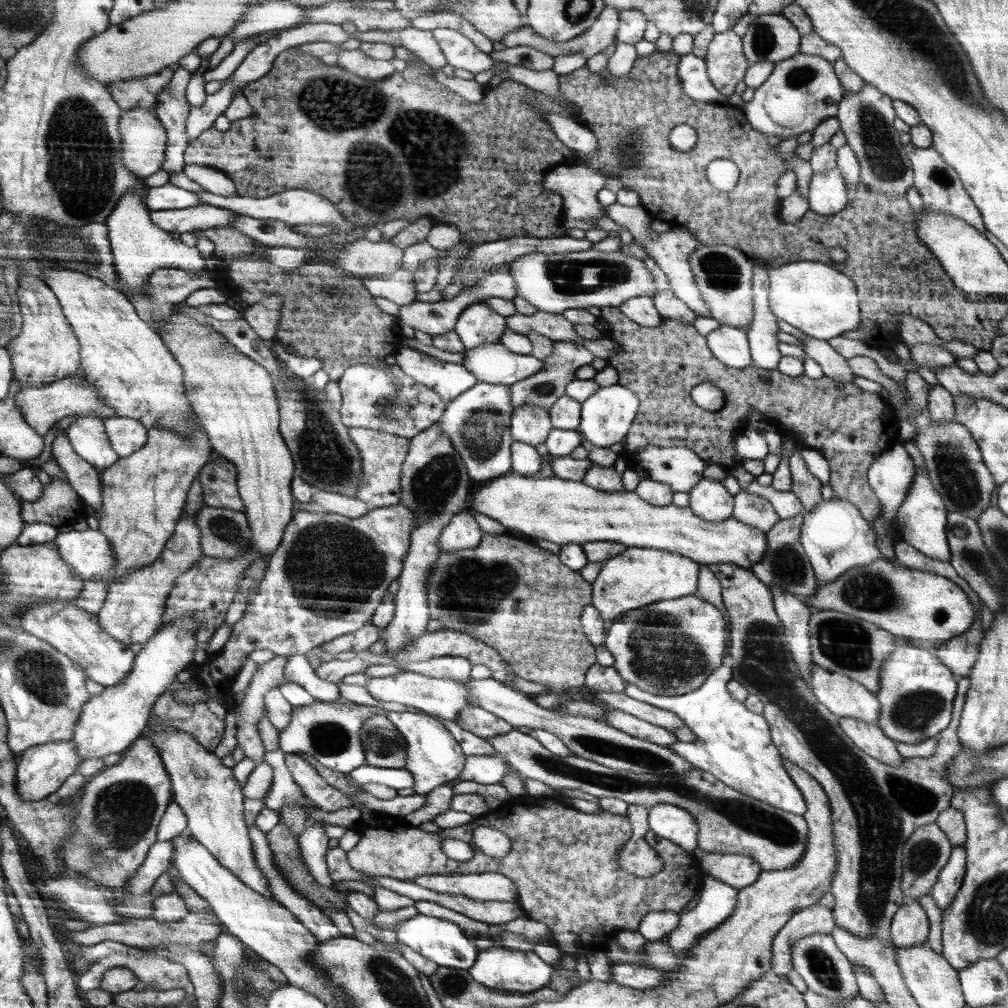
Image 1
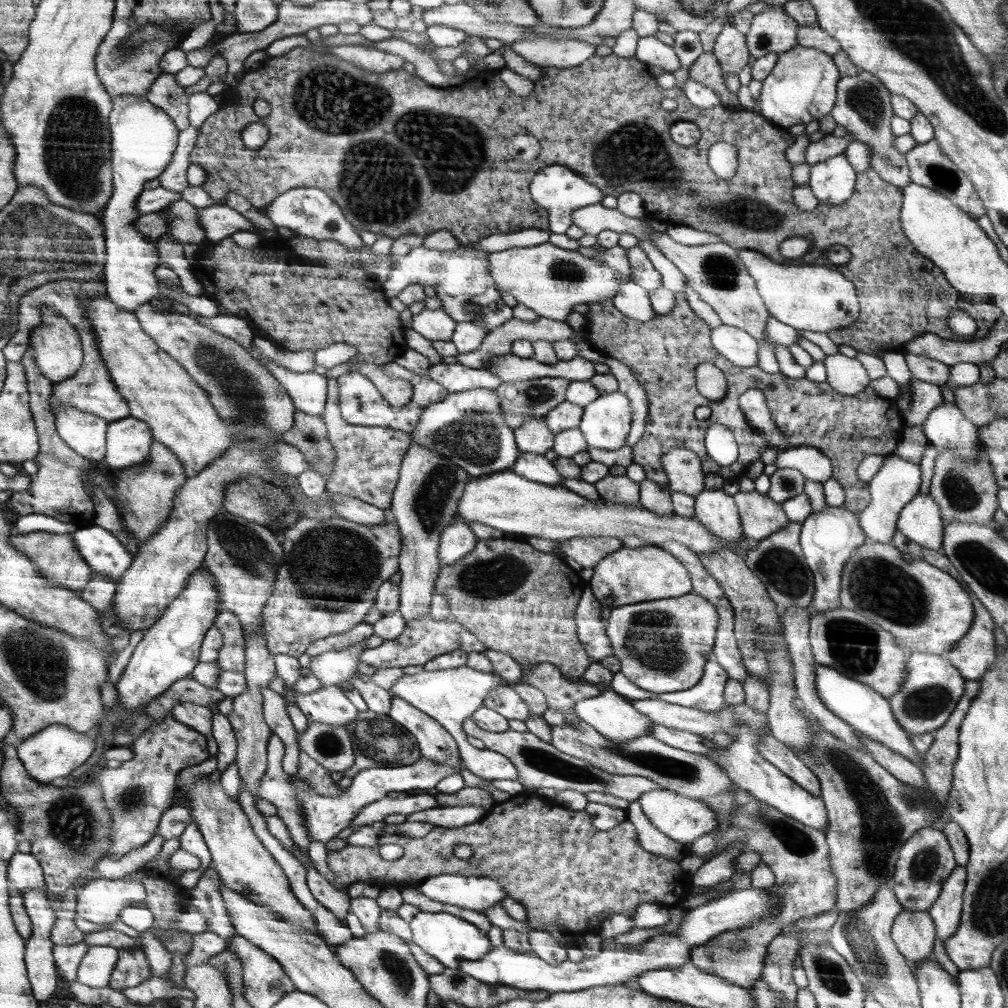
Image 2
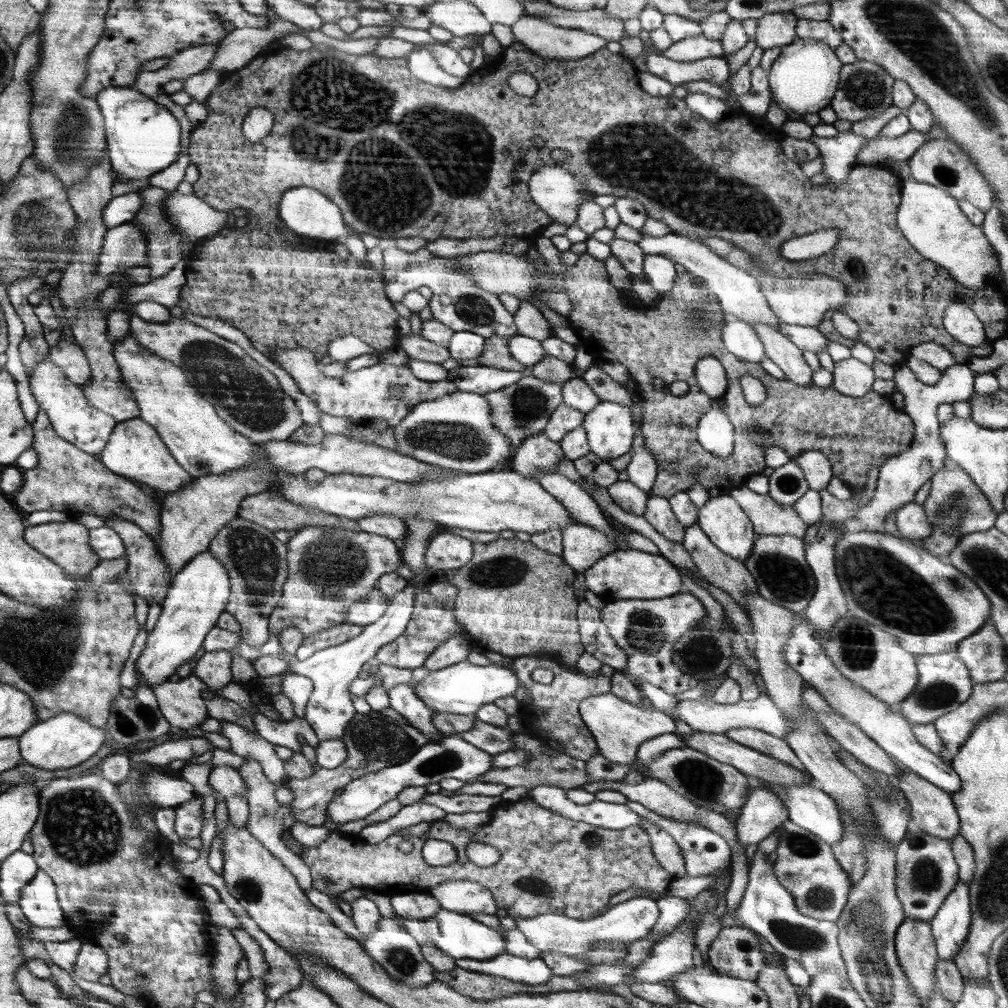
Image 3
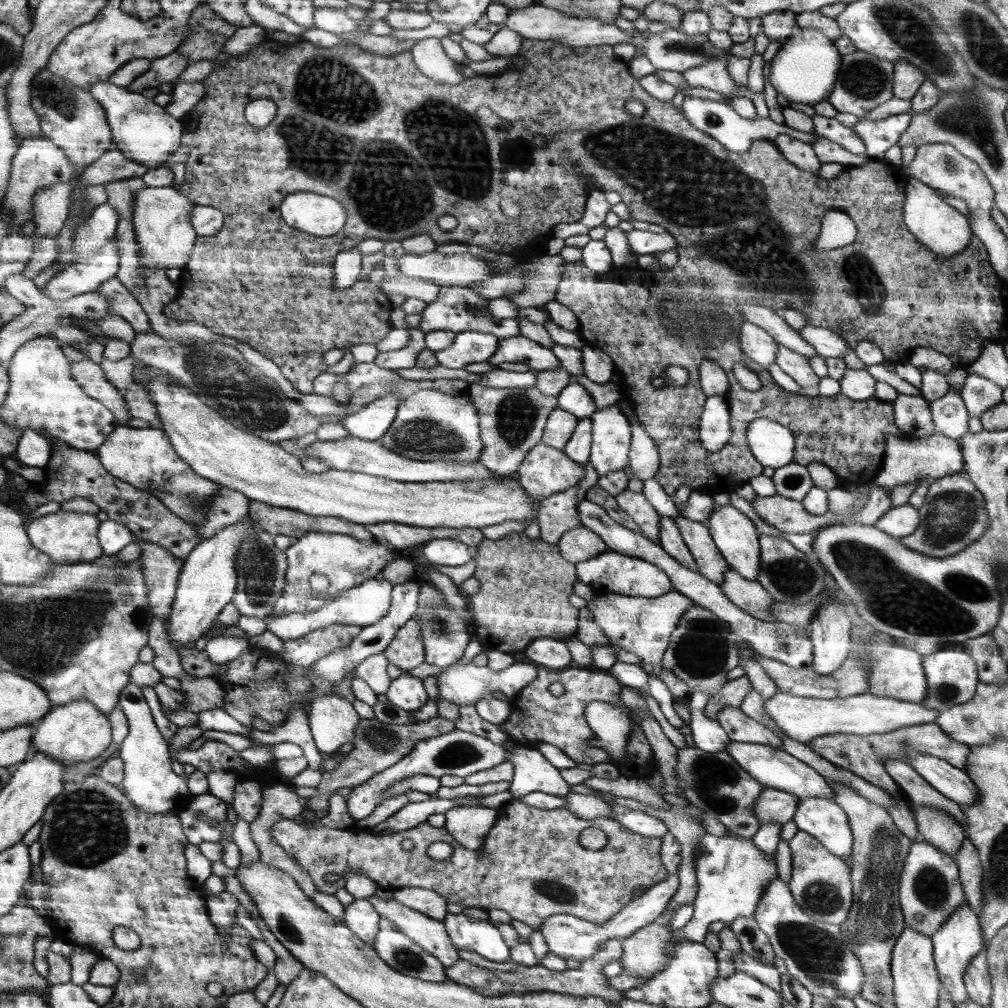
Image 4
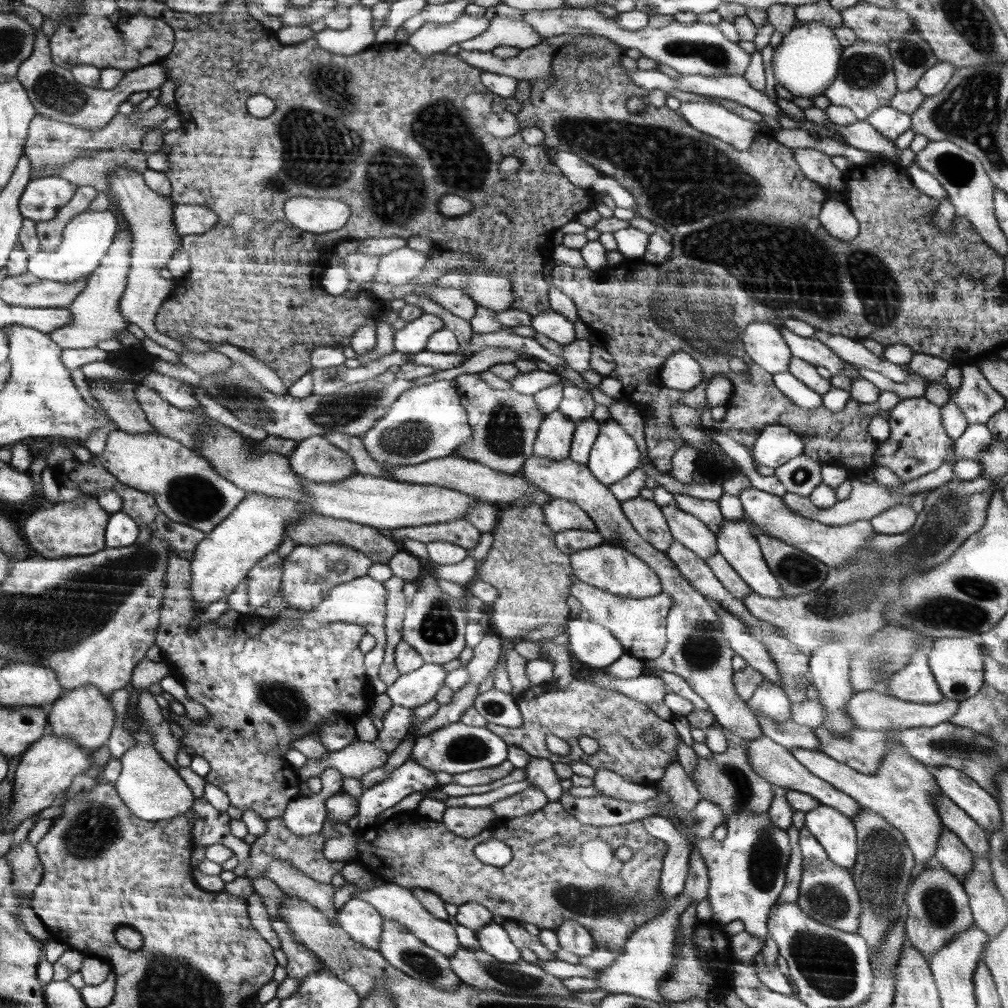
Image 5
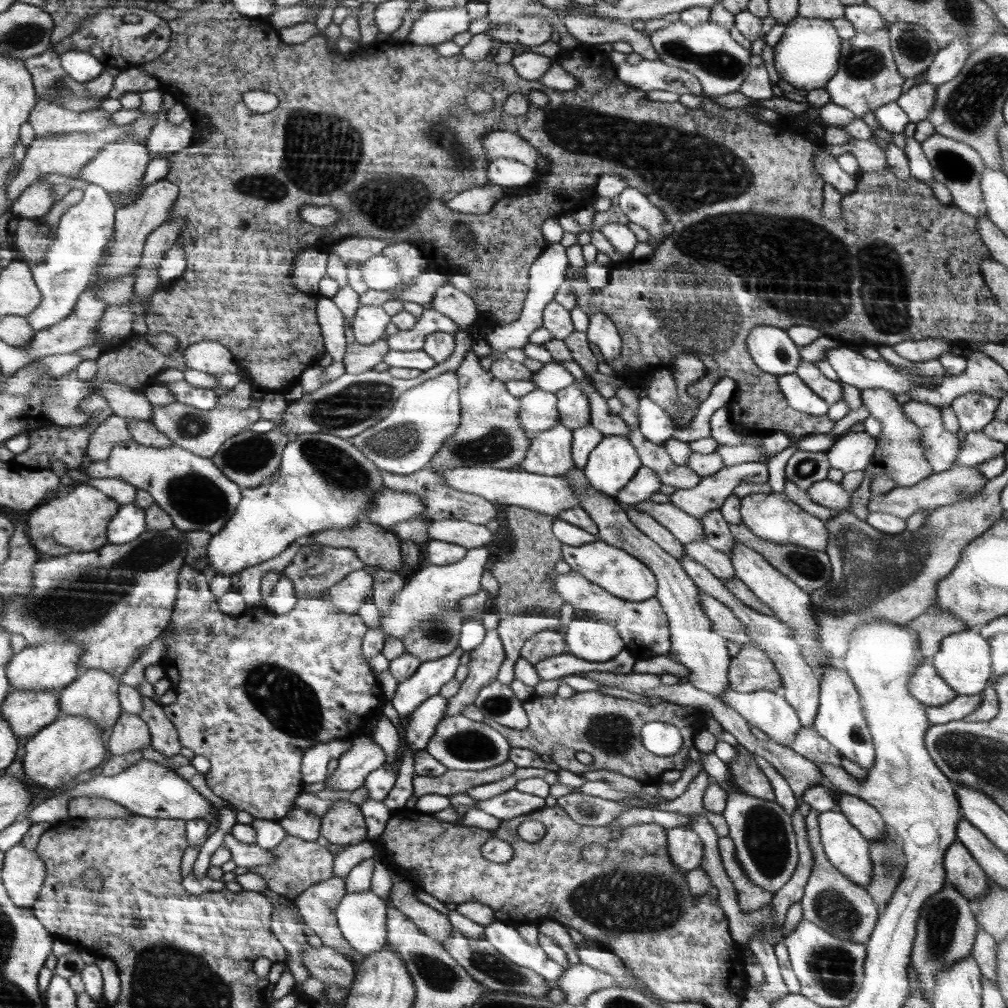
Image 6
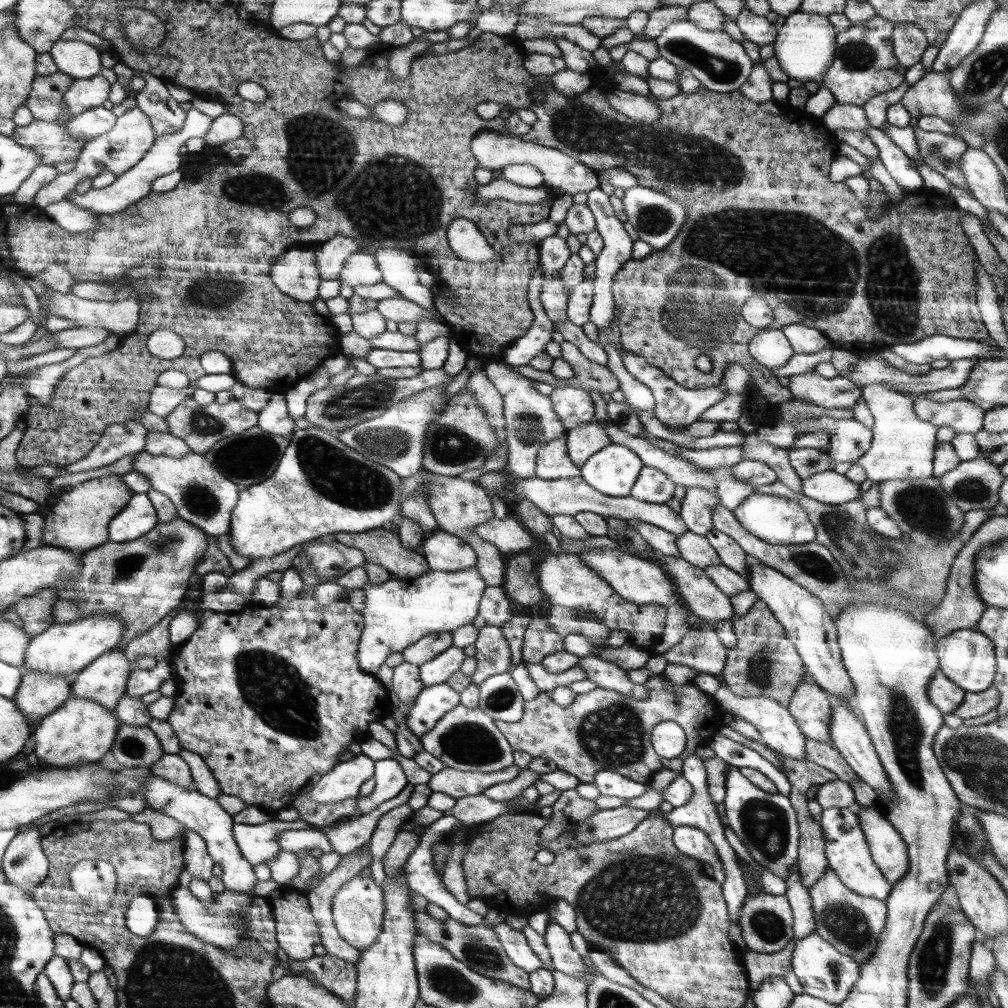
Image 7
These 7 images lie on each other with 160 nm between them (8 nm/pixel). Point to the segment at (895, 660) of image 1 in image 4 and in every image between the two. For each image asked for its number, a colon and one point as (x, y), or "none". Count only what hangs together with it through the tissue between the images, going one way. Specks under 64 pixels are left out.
2: (932, 687)
3: (943, 683)
4: (952, 676)

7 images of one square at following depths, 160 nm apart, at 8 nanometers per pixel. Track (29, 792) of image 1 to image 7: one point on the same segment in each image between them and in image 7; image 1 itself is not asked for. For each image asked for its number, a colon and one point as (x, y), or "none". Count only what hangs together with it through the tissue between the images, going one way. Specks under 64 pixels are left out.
2: (54, 752)
3: (66, 740)
4: (76, 732)
5: (84, 714)
6: (95, 693)
7: (105, 680)

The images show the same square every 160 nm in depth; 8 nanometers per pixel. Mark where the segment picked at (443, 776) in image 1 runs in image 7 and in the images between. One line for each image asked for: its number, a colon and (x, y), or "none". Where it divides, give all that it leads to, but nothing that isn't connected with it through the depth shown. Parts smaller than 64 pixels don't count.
2: (436, 743)
3: (403, 698)
4: (407, 692)
5: (411, 690)
6: (432, 675)
7: (437, 671)

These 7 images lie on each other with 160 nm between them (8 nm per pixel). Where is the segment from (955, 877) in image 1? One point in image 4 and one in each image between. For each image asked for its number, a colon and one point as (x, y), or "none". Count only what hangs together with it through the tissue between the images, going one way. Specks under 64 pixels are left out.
2: (946, 910)
3: (950, 925)
4: (960, 938)

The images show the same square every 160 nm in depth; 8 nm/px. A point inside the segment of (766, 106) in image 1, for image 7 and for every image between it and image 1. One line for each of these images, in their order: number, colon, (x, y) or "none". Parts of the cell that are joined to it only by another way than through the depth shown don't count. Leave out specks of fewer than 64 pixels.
2: (802, 87)
3: (804, 79)
4: (804, 70)
5: (806, 62)
6: (806, 57)
7: (804, 47)

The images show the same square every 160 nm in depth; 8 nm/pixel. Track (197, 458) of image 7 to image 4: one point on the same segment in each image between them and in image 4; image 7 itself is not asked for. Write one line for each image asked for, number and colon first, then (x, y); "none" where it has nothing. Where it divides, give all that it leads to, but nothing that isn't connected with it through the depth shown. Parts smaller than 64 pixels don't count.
4: (136, 477)
5: (167, 487)
6: (201, 500)

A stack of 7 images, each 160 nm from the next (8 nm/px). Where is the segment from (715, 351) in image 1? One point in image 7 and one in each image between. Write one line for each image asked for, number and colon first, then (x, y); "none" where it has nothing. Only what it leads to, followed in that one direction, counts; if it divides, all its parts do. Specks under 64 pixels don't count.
2: (738, 346)
3: (739, 338)
4: (756, 343)
5: (763, 343)
6: (772, 349)
7: (770, 347)

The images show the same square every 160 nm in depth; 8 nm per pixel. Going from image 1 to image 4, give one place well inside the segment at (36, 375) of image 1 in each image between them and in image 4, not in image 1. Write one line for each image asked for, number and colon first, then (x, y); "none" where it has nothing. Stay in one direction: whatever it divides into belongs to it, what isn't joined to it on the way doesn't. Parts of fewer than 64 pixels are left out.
2: (58, 352)
3: (69, 357)
4: (90, 375)

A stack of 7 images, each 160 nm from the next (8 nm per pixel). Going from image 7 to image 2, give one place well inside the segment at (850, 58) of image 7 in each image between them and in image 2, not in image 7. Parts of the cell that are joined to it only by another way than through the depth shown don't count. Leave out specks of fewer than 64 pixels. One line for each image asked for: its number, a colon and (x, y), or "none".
2: (863, 106)
3: (864, 89)
4: (864, 82)
5: (865, 81)
6: (867, 78)

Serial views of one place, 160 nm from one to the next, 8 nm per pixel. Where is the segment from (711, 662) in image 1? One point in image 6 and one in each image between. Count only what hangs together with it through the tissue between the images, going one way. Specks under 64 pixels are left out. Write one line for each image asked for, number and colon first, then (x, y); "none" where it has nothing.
2: (663, 645)
3: (647, 630)
4: (642, 626)
5: (641, 625)
6: (644, 626)

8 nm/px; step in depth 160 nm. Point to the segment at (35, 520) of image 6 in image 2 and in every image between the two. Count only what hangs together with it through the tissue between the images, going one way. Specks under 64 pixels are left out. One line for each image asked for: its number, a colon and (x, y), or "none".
2: (56, 555)
3: (67, 544)
4: (67, 537)
5: (76, 528)

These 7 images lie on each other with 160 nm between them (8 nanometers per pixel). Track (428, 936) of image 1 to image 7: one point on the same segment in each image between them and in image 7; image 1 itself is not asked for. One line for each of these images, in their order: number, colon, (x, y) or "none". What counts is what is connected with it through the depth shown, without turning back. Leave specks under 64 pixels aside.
2: (450, 940)
3: (456, 934)
4: (483, 937)
5: (492, 938)
6: (504, 936)
7: (515, 944)

